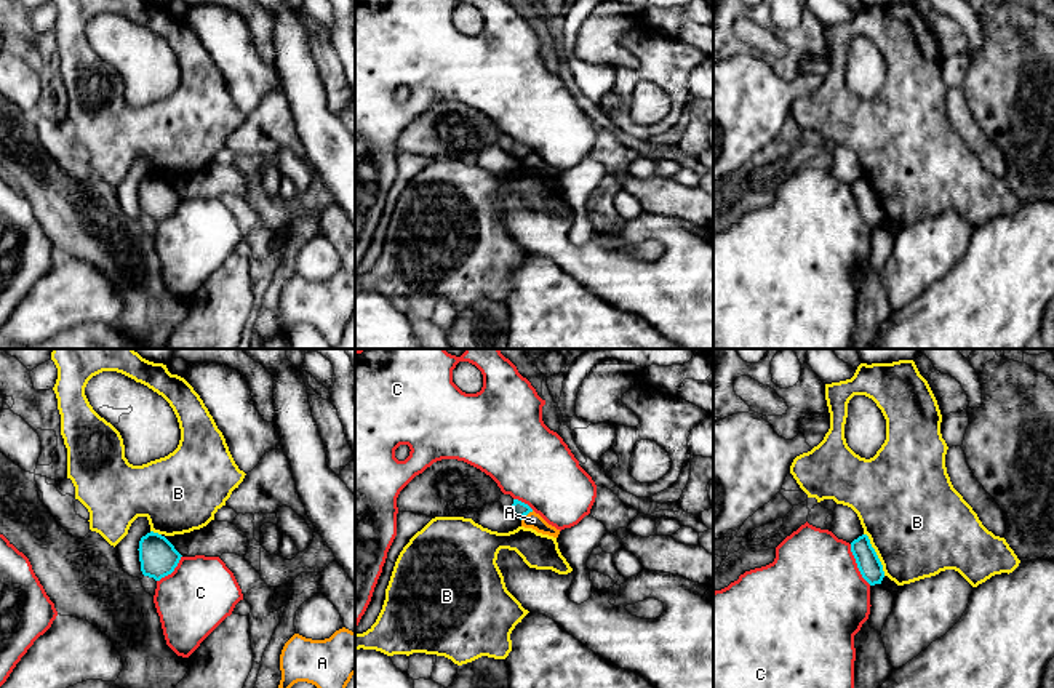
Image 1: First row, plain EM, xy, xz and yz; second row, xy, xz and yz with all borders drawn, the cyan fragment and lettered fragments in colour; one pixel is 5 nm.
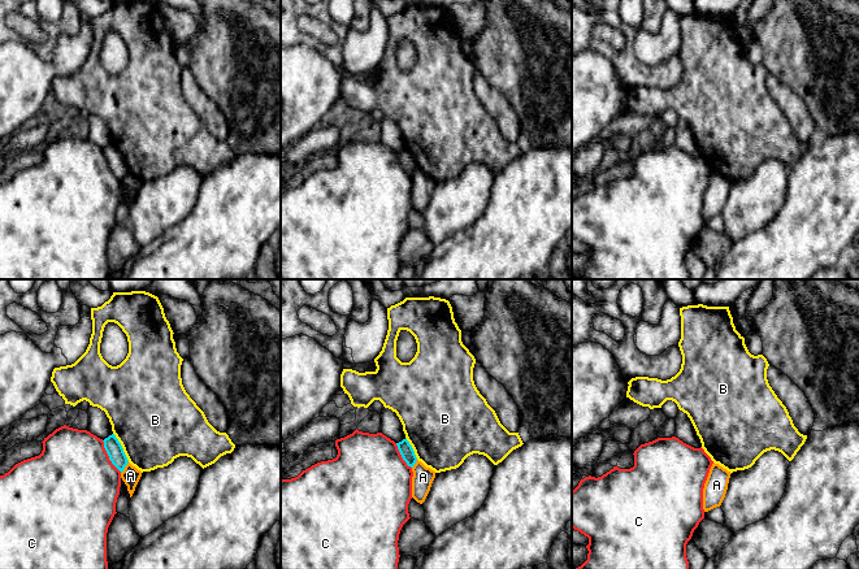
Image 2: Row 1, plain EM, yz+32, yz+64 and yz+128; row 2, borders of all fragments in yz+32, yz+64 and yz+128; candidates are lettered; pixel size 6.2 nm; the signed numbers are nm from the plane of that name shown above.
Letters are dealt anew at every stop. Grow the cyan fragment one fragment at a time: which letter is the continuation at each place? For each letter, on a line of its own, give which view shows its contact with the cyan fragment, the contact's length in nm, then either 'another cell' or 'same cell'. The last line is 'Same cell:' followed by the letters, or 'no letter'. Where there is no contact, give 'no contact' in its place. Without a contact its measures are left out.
A: xz | 80 nm | another cell
B: yz | 240 nm | another cell
C: yz | 240 nm | another cell
Same cell: no letter

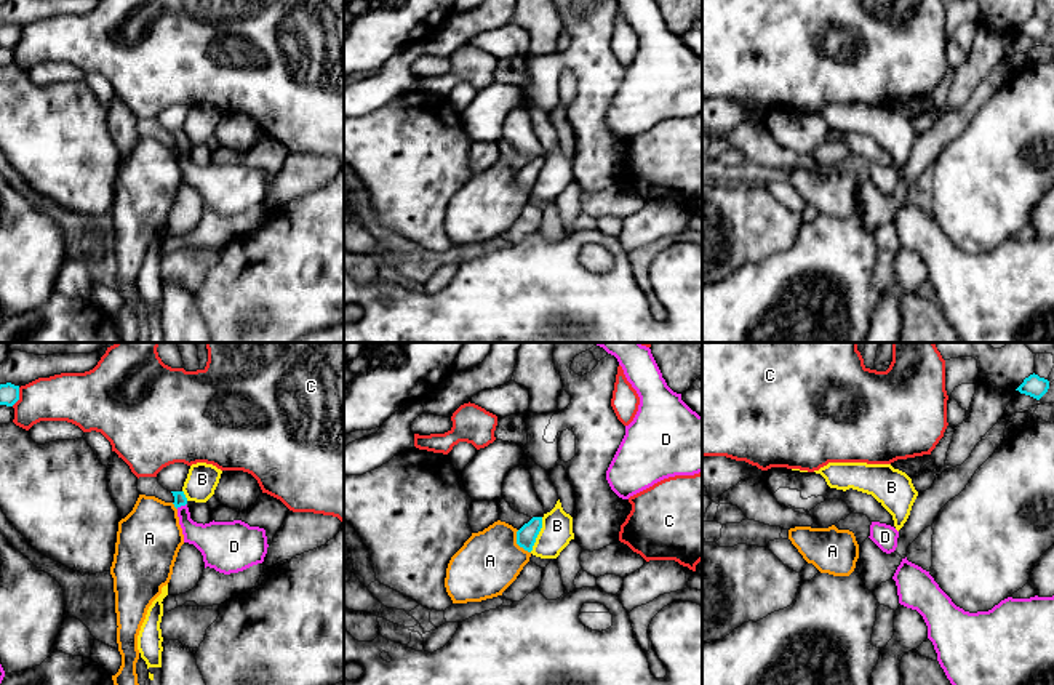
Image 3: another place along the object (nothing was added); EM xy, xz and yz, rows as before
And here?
A: xz | 140 nm | another cell
B: xz | 190 nm | another cell
C: xy | 100 nm | another cell
D: xy | 60 nm | same cell
Same cell: D

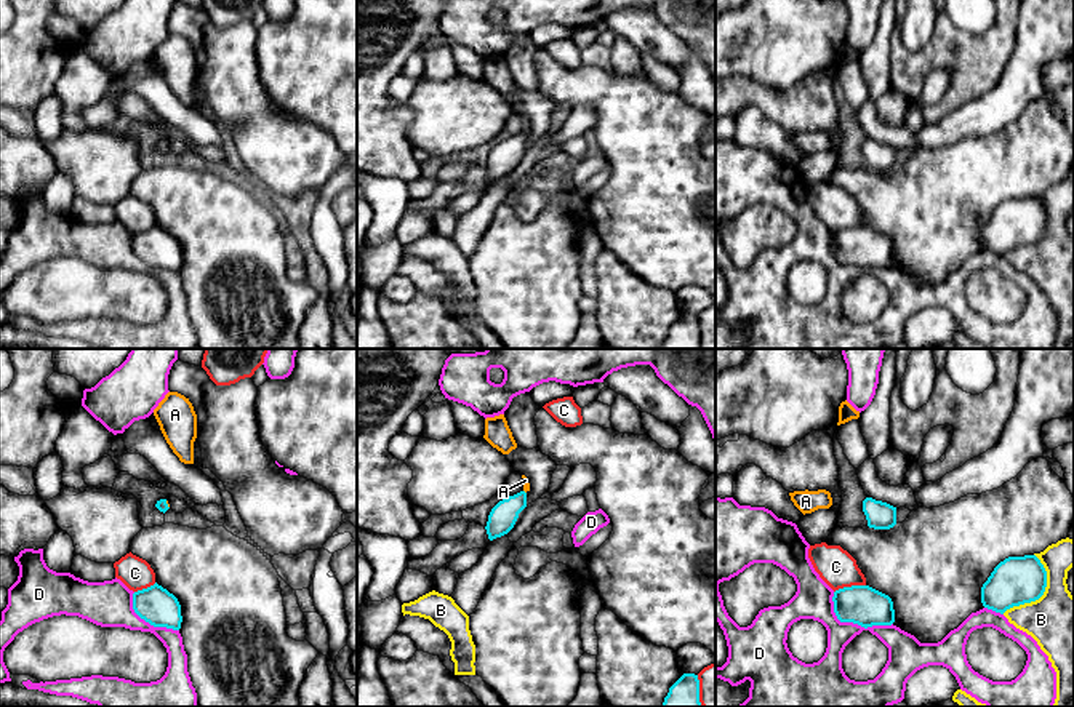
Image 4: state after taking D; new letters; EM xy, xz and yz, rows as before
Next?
A: xy | 40 nm | same cell
B: yz | 340 nm | another cell
C: yz | 170 nm | another cell
D: yz | 340 nm | another cell
Same cell: A

